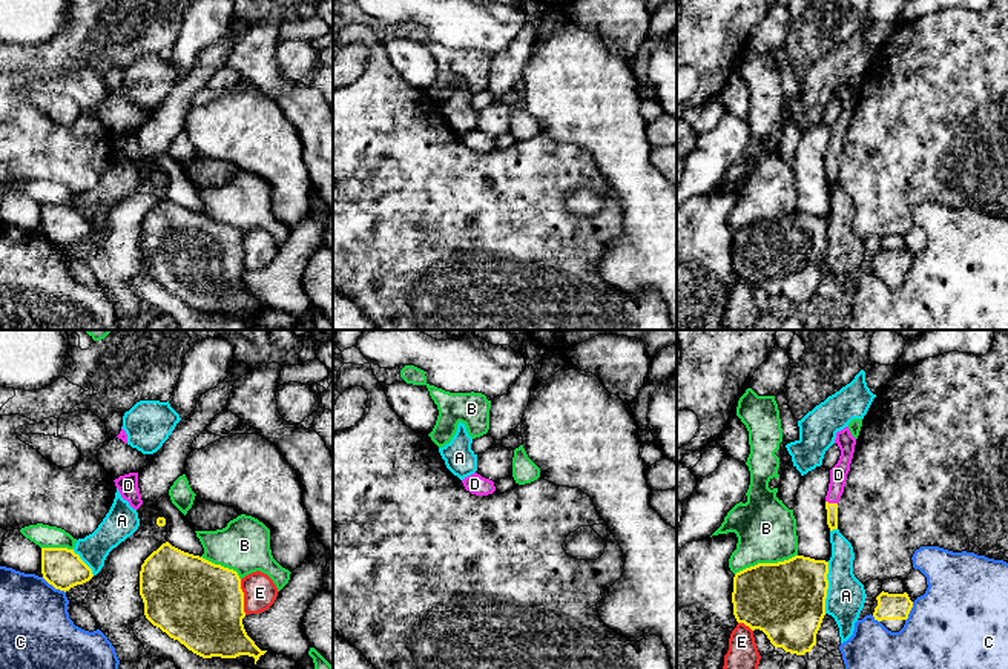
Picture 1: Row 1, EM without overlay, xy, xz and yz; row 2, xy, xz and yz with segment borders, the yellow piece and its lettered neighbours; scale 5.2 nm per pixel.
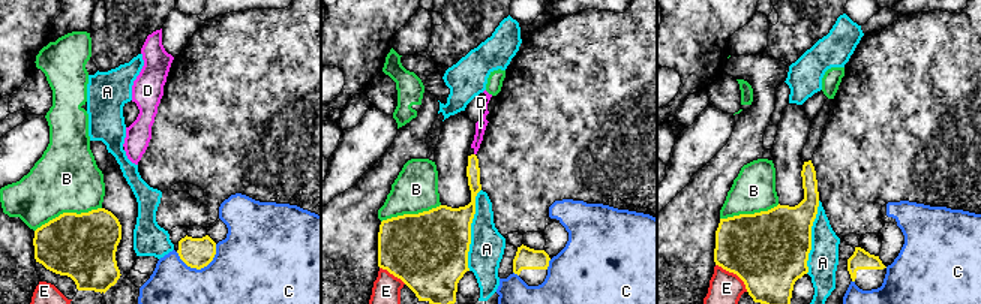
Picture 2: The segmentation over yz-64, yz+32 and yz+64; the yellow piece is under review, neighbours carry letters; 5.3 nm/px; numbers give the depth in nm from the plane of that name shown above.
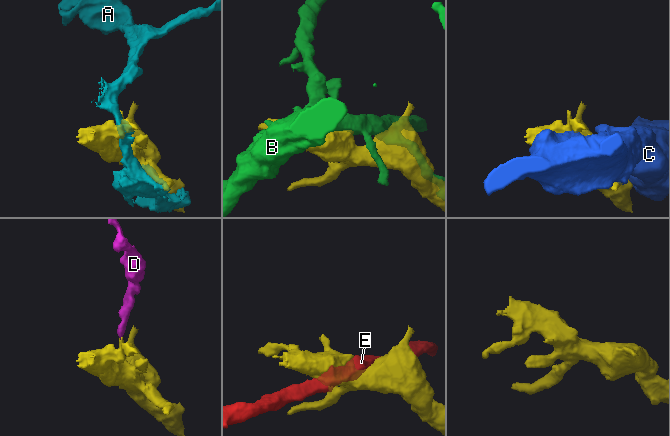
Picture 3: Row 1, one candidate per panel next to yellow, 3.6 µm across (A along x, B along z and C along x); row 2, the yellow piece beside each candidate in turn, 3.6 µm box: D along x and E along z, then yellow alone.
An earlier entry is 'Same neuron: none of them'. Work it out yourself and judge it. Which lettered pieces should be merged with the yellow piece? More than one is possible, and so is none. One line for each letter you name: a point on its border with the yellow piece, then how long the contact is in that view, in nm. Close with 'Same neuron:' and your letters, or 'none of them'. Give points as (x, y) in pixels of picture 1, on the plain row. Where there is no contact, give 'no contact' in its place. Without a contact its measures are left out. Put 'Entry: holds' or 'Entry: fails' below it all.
D: yz (832, 160) | 70 nm
Same neuron: D
Entry: fails

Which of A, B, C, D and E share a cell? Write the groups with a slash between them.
A / B / C / D / E

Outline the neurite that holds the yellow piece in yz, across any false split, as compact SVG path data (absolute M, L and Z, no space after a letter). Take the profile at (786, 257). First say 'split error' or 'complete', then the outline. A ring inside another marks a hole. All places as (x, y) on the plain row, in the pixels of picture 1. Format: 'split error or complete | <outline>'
complete | M795 212L778 219L758 219L733 233L733 272L752 287L763 287L775 304L804 311L816 301L825 272L828 218Z

